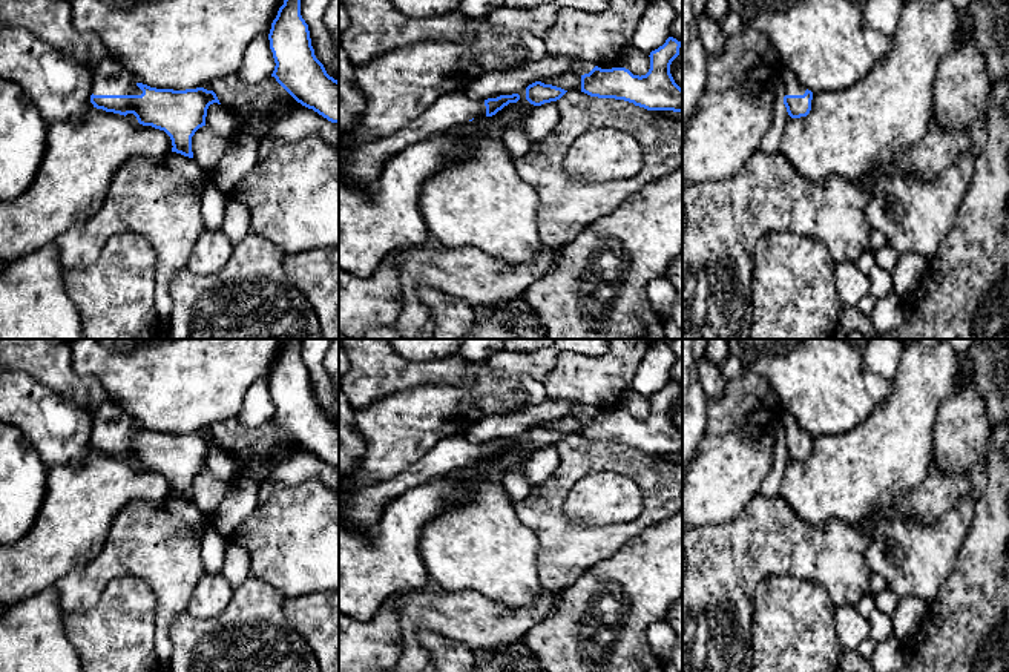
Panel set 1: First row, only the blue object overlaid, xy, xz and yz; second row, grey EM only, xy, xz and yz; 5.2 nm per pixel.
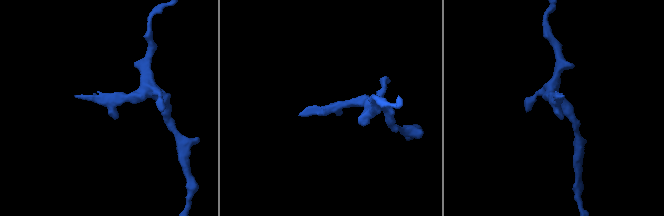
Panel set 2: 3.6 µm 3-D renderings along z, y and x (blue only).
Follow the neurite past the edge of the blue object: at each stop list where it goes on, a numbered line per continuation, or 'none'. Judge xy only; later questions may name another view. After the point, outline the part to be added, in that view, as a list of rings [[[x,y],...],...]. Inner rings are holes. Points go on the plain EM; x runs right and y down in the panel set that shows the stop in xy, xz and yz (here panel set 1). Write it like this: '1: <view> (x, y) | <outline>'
1: xy (109, 421) | [[[104,402],[89,411],[94,439],[141,439],[135,422],[115,404]]]

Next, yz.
1: yz (793, 430) | [[[782,414],[781,416],[784,430],[785,430],[785,439],[804,439],[807,431],[796,422],[796,419],[791,414]]]

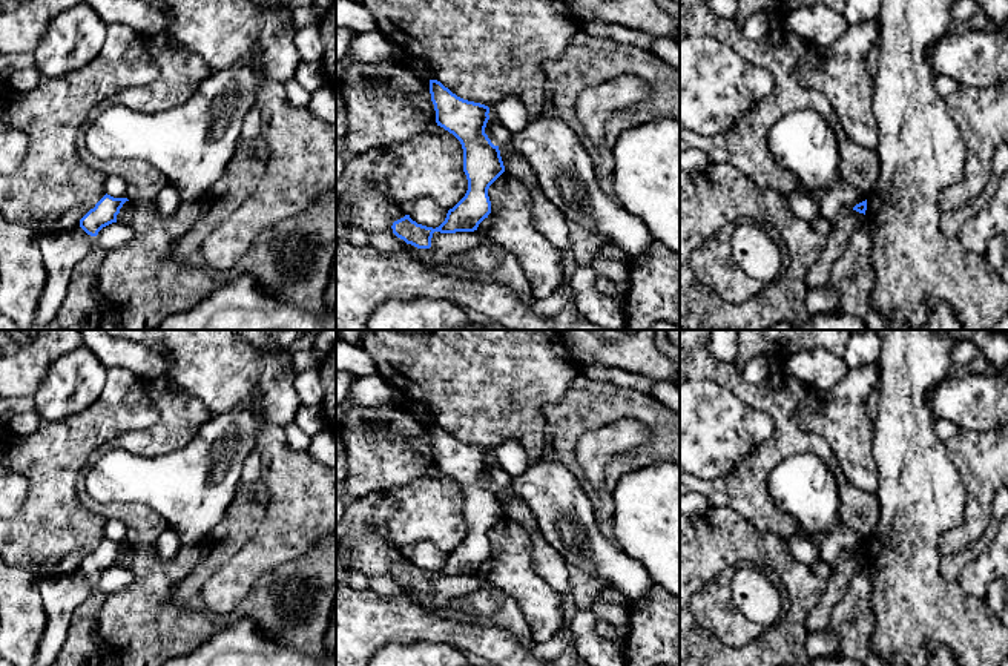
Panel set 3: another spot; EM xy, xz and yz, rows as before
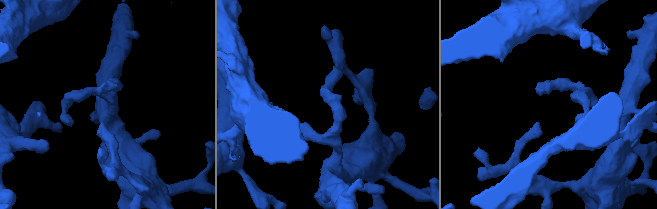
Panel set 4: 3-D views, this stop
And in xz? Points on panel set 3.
1: xz (510, 456) | [[[508,440],[489,451],[489,459],[505,470],[511,477],[526,471],[525,450],[516,442]]]

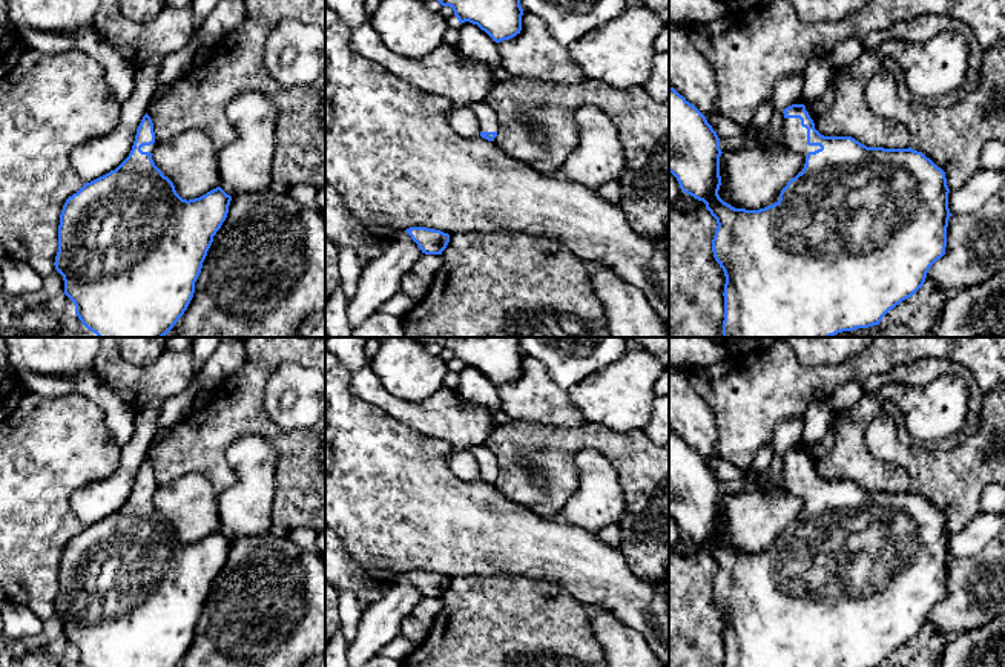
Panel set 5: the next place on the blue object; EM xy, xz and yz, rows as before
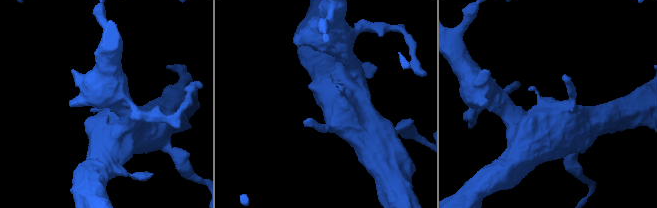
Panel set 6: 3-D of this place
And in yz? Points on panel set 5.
1: yz (794, 480) | [[[784,462],[781,488],[802,501],[806,501],[809,495],[821,492],[819,489],[807,488],[807,472],[801,469],[799,462]]]

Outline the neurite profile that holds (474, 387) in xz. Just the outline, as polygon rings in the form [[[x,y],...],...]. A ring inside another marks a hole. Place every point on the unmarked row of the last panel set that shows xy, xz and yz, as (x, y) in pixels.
[[[459,366],[460,383],[457,394],[470,402],[479,403],[491,412],[502,409],[497,386],[477,368]]]

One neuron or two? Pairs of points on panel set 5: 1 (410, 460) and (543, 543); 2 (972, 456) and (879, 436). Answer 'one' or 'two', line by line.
1: one
2: one

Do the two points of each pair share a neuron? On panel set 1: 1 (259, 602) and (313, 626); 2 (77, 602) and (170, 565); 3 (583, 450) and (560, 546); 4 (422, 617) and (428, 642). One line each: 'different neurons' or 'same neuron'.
1: different neurons
2: same neuron
3: same neuron
4: different neurons

